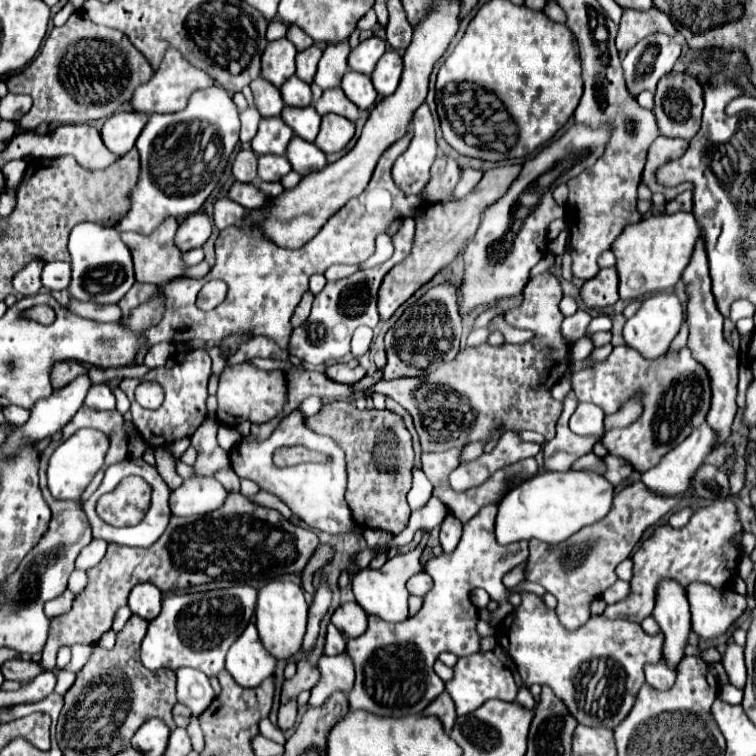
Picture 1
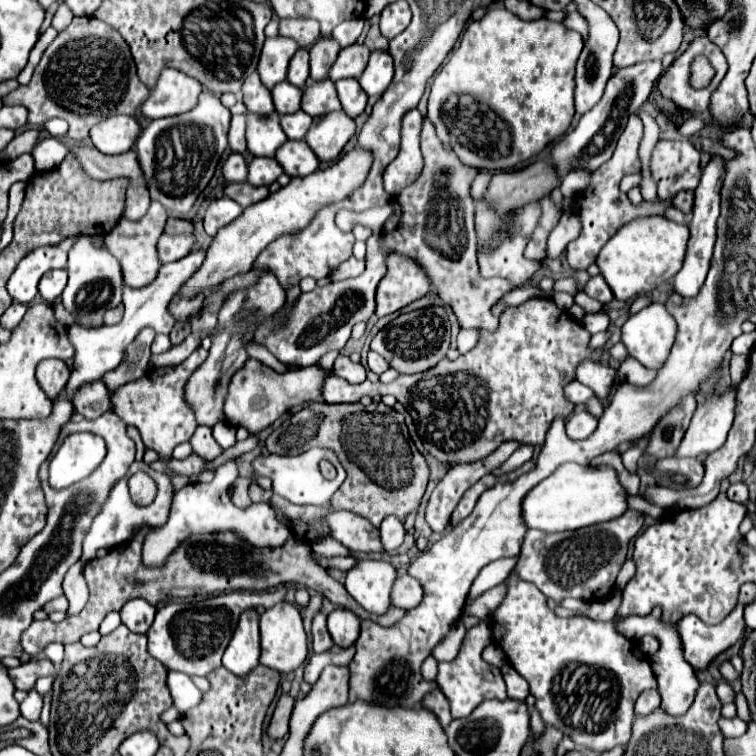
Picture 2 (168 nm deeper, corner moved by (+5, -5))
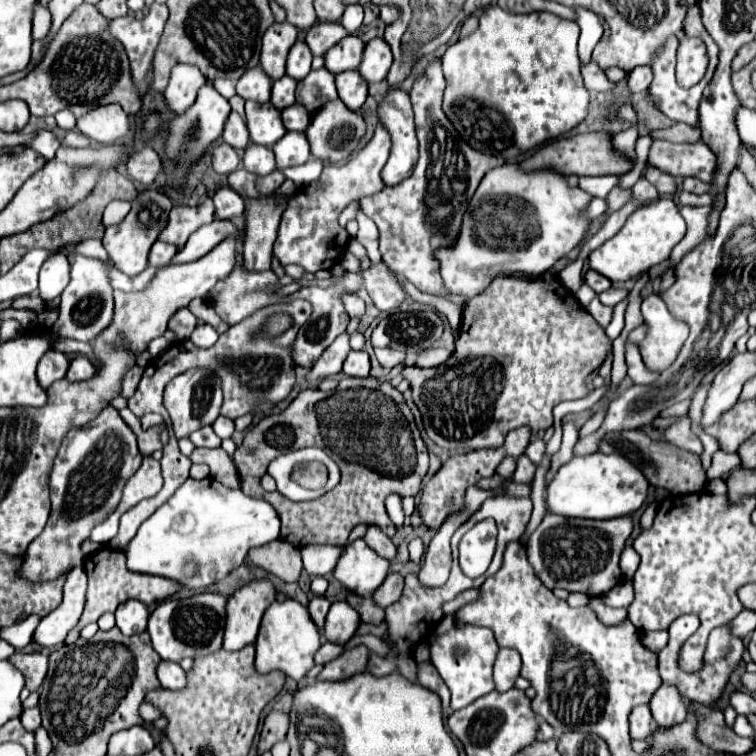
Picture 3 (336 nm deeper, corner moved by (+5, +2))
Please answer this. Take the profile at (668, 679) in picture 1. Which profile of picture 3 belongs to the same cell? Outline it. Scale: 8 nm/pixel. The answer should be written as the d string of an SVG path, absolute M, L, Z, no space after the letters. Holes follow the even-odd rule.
M640 705L630 715L630 739L646 739L654 731L652 713L648 705Z

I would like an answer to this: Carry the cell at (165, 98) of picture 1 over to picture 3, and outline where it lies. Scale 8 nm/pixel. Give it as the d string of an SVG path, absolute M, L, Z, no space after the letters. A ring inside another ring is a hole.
M176 65L170 75L170 83L164 91L168 107L176 113L184 113L196 101L198 89L206 85L206 77L194 65Z

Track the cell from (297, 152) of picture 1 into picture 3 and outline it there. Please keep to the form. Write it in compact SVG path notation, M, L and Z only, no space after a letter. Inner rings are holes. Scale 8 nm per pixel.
M288 131L286 137L282 137L282 141L278 141L278 145L272 147L272 151L276 155L276 167L280 171L284 171L286 167L302 165L312 157L306 135L294 131Z

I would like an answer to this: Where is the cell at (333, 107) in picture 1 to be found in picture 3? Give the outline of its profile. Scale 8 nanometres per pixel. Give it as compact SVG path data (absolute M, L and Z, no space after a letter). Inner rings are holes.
M316 69L310 71L302 81L298 81L298 89L296 89L296 101L300 105L304 105L310 113L318 111L324 103L334 101L336 95L336 87L334 87L334 75L330 71Z

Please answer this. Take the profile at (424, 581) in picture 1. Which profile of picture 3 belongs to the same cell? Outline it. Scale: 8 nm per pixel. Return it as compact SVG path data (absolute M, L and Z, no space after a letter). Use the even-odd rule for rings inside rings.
M390 573L384 583L374 591L374 603L380 607L388 607L392 603L398 601L398 597L402 595L404 589L404 579L398 573Z

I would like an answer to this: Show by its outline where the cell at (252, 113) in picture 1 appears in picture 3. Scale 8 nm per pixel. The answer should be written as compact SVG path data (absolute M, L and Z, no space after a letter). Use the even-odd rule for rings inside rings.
M232 111L230 117L226 119L226 125L224 125L224 131L222 131L222 139L228 145L232 145L236 151L244 151L244 147L248 145L248 141L250 141L248 139L248 129L246 129L242 117L236 111Z

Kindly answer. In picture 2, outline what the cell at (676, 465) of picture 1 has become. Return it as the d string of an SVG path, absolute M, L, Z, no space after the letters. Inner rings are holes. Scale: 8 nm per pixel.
M728 390L724 396L700 400L690 428L686 430L682 444L676 450L676 458L696 458L700 454L716 452L724 442L734 420L736 390Z

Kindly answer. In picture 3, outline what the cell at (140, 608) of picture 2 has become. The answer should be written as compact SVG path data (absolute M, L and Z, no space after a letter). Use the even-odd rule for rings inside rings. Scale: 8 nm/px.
M126 601L116 609L116 627L124 635L142 633L146 631L148 615L148 607L144 607L140 601Z

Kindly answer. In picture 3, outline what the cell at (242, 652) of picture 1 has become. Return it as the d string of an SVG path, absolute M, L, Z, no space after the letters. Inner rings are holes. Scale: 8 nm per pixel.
M254 579L228 597L224 649L238 651L256 641L260 619L266 607L276 601L276 593L272 581Z

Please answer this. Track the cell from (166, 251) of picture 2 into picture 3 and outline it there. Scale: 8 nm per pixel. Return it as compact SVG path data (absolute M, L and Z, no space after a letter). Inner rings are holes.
M156 241L150 249L150 255L148 255L148 265L150 267L164 267L170 263L170 259L176 255L176 247L170 245L170 243L162 243L162 241Z

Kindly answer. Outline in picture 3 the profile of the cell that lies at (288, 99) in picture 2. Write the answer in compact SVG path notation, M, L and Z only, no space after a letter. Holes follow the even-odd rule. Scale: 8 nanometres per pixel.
M284 75L282 79L274 81L270 103L272 103L276 109L280 109L280 111L282 111L284 107L288 107L288 105L294 105L294 103L296 103L296 101L294 101L294 91L296 91L296 81L294 81L292 77Z

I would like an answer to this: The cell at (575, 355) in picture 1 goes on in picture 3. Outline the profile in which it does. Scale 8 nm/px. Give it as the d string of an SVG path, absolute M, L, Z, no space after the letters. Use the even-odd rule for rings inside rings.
M627 298L616 305L616 309L614 309L613 311L612 321L610 321L608 329L606 329L606 335L608 335L610 339L616 339L616 337L618 337L618 335L620 335L620 333L622 332L624 328L624 319L622 319L622 317L624 317L624 312L627 305Z

